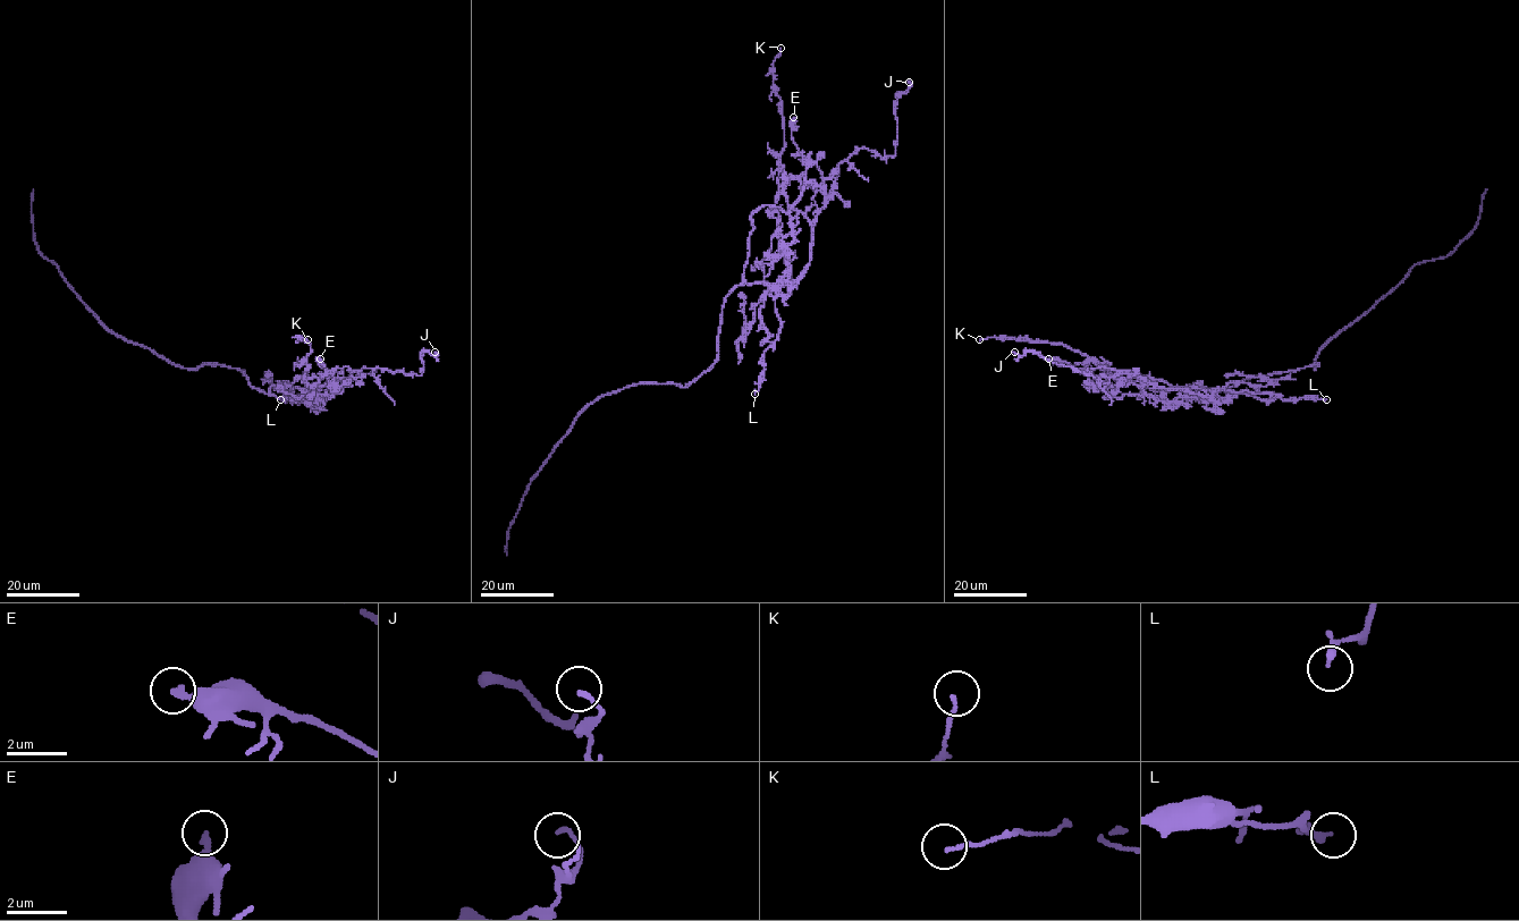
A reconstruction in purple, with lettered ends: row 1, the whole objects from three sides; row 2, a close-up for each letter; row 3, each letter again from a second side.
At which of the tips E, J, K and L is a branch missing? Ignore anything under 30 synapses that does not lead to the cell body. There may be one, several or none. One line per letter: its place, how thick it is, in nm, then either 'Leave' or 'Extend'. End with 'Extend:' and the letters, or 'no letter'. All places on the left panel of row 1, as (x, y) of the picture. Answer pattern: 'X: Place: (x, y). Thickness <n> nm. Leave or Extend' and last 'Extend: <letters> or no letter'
E: Place: (320, 358). Thickness 240 nm. Leave
J: Place: (435, 352). Thickness 130 nm. Leave
K: Place: (307, 339). Thickness 120 nm. Leave
L: Place: (280, 399). Thickness 240 nm. Leave
Extend: no letter

